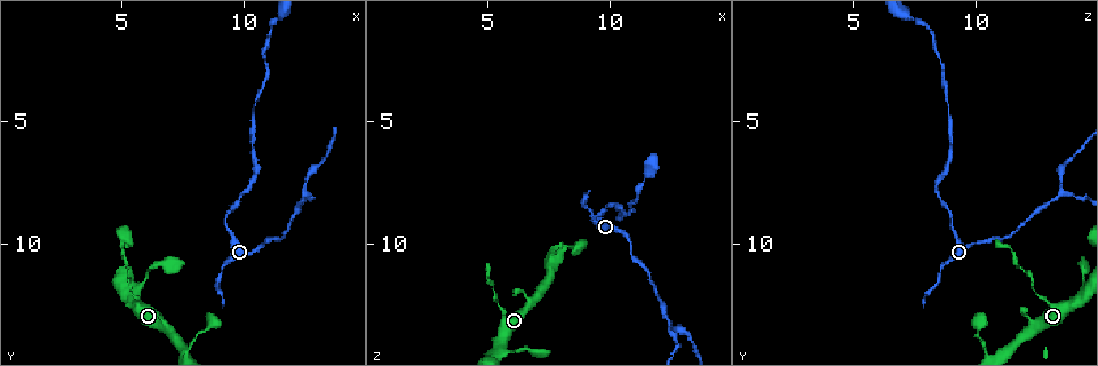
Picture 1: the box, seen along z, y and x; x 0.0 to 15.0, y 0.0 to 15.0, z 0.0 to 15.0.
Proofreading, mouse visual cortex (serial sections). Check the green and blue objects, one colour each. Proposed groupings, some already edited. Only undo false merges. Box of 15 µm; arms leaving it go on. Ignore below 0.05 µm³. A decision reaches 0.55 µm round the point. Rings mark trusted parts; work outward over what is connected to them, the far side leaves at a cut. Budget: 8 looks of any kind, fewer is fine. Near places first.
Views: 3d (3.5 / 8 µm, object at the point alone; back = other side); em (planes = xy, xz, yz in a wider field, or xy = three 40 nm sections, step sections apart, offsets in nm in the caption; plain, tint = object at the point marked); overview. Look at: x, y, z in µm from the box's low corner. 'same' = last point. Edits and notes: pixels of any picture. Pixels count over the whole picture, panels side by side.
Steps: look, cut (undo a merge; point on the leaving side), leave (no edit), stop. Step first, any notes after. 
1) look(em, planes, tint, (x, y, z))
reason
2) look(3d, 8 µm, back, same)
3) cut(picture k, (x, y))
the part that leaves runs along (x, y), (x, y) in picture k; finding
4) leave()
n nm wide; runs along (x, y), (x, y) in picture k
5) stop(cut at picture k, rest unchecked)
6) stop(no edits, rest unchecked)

look(3d, 3.5 µm, (8.7, 13.2, 10.2))
sharp bend

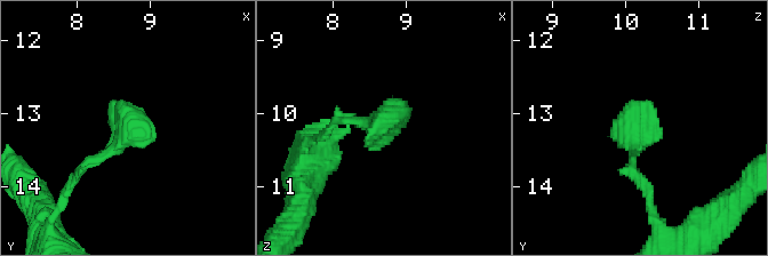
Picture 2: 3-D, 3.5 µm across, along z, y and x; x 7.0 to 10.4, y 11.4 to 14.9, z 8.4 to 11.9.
look(em, planes, tint, (8.65, 13.25, 10.20))

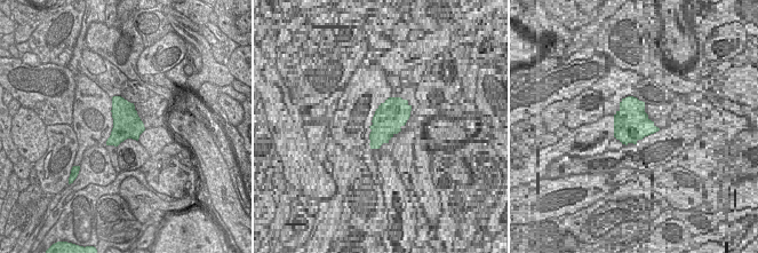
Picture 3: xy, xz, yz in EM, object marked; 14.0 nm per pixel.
look(em, xy, step 3, tint, same)
another direction

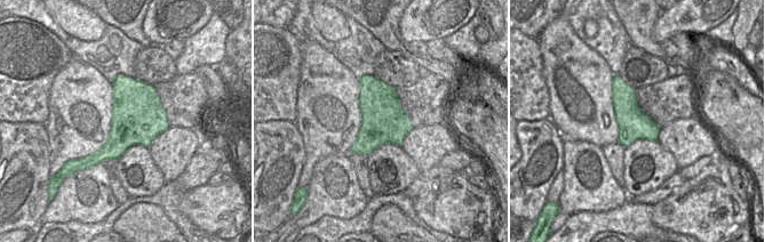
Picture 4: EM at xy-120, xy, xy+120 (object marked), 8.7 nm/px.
leave()
runs along (72, 182), (125, 136), (111, 105) in picture 2; one cell here

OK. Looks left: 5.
look(3d, 3.5 µm, (5.4, 11.8, 12.5))
narrows sharply

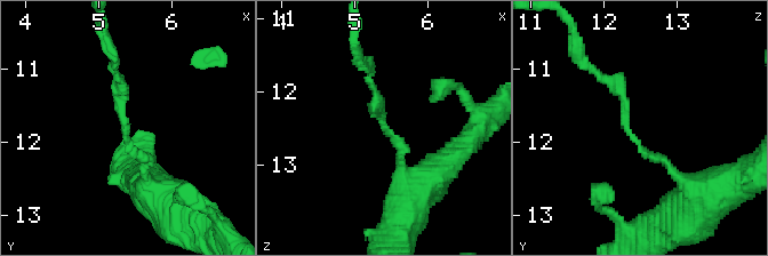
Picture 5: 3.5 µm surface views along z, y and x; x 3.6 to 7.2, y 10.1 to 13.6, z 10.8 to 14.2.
look(em, xy, step 3, tint, (5.40, 11.95, 12.40))
arms of 150, 150 nm

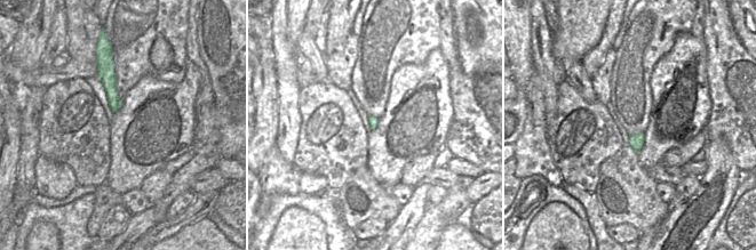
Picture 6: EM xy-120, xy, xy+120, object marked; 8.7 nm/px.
look(em, xy, step 1, tint, same)

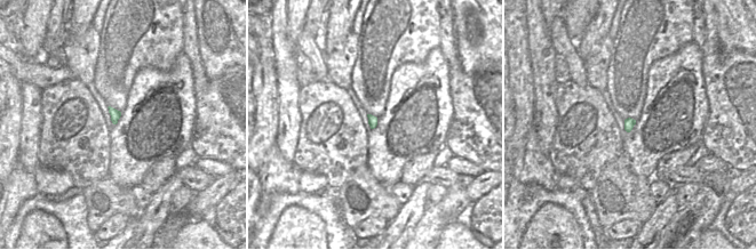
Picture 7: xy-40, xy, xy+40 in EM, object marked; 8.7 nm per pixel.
cut(picture 5, (119, 108))
the part that leaves runs along (128, 141), (110, 53) in picture 5; two cells meet here

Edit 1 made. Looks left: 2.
stop(cut at picture 5, rest unchecked)

